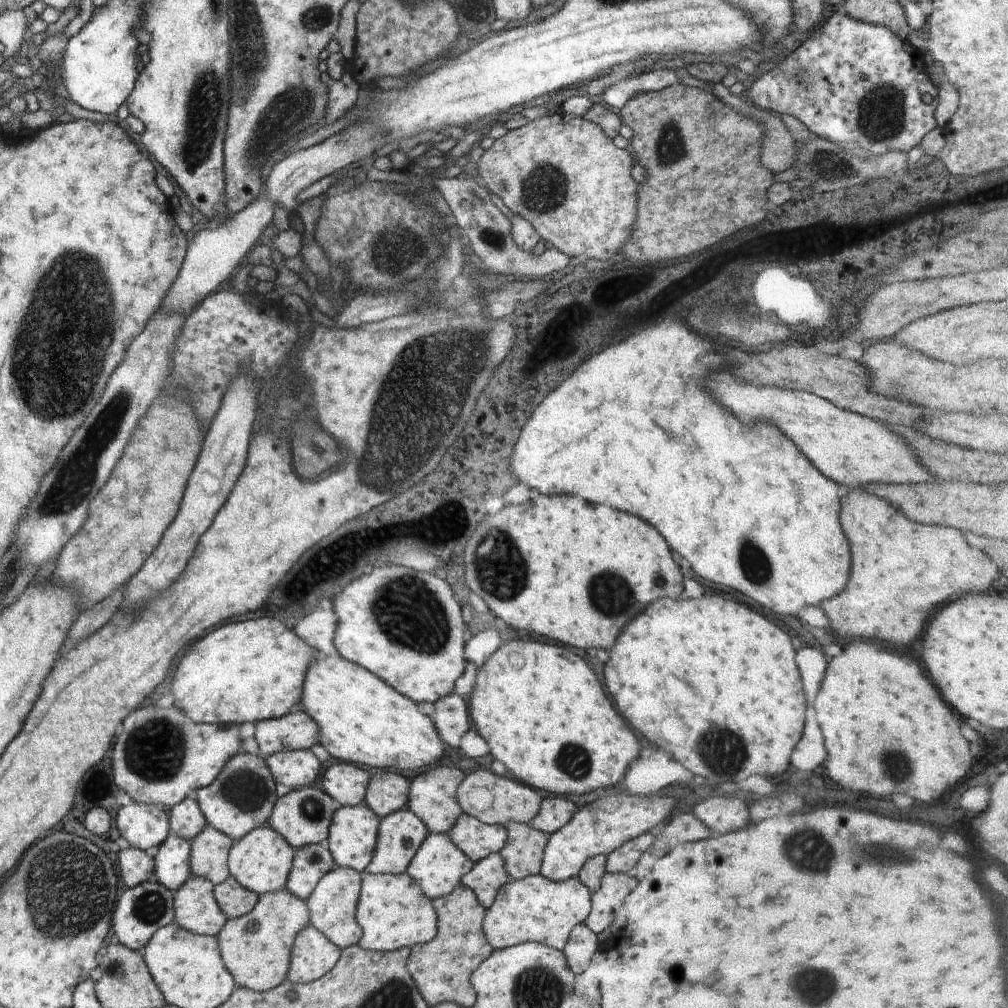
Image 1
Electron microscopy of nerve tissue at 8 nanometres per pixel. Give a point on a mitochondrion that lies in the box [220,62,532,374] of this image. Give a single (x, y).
(293, 107)

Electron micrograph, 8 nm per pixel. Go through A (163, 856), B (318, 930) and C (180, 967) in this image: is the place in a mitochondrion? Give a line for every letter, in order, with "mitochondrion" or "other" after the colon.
A: other
B: other
C: other

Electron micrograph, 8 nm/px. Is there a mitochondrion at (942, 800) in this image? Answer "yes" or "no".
no

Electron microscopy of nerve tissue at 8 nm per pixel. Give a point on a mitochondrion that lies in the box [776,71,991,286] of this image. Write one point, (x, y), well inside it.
(882, 112)

